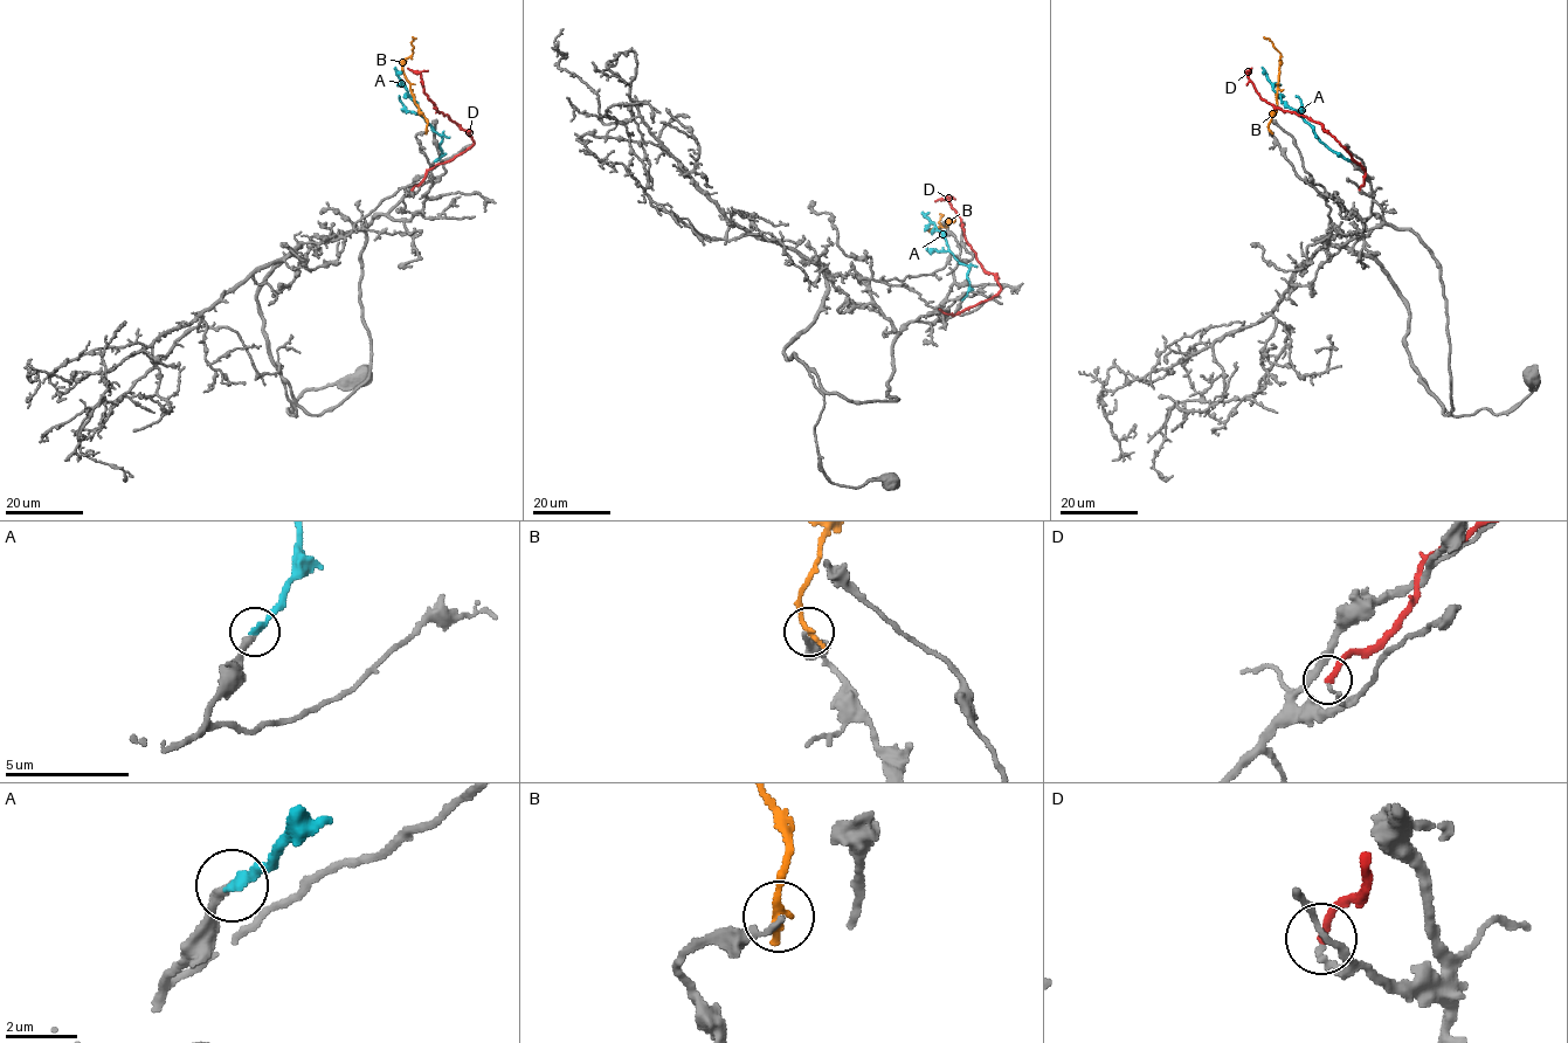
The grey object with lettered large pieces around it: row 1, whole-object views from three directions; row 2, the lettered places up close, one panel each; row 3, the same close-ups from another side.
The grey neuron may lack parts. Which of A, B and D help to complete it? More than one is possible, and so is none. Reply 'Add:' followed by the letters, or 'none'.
Add: A

